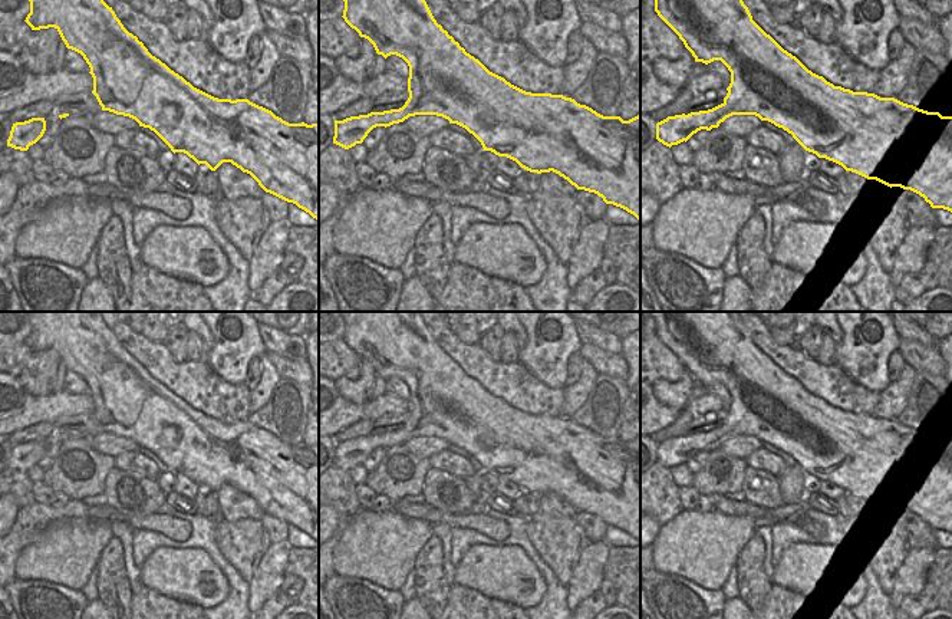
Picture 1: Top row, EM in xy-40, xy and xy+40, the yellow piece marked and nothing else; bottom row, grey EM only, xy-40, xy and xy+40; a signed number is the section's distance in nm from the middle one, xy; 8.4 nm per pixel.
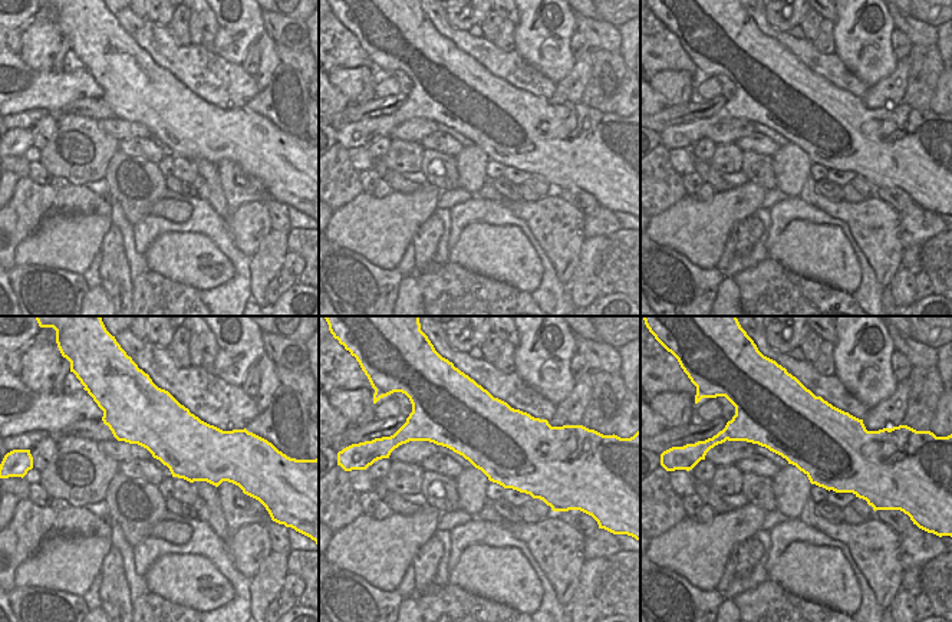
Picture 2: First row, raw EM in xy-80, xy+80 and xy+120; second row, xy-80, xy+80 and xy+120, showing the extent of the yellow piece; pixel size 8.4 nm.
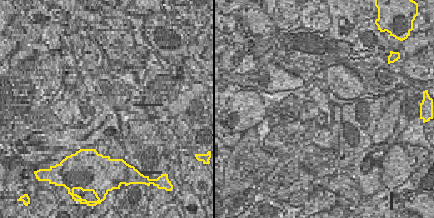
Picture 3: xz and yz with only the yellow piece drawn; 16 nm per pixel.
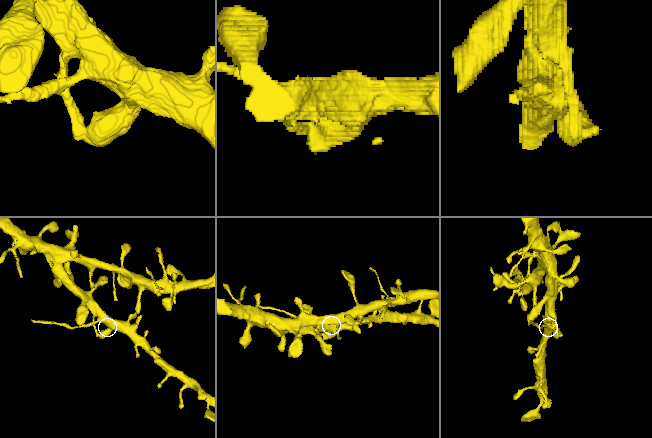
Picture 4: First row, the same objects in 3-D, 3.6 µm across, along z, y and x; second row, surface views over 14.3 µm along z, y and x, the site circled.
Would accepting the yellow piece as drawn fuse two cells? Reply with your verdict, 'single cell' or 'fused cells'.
fused cells

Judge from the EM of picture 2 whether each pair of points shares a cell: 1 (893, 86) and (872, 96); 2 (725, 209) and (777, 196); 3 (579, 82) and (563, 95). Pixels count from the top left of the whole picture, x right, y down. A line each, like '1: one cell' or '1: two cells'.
1: one cell
2: two cells
3: one cell

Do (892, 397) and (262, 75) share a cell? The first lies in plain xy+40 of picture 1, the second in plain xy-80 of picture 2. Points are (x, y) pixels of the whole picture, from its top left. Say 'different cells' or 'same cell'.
same cell

